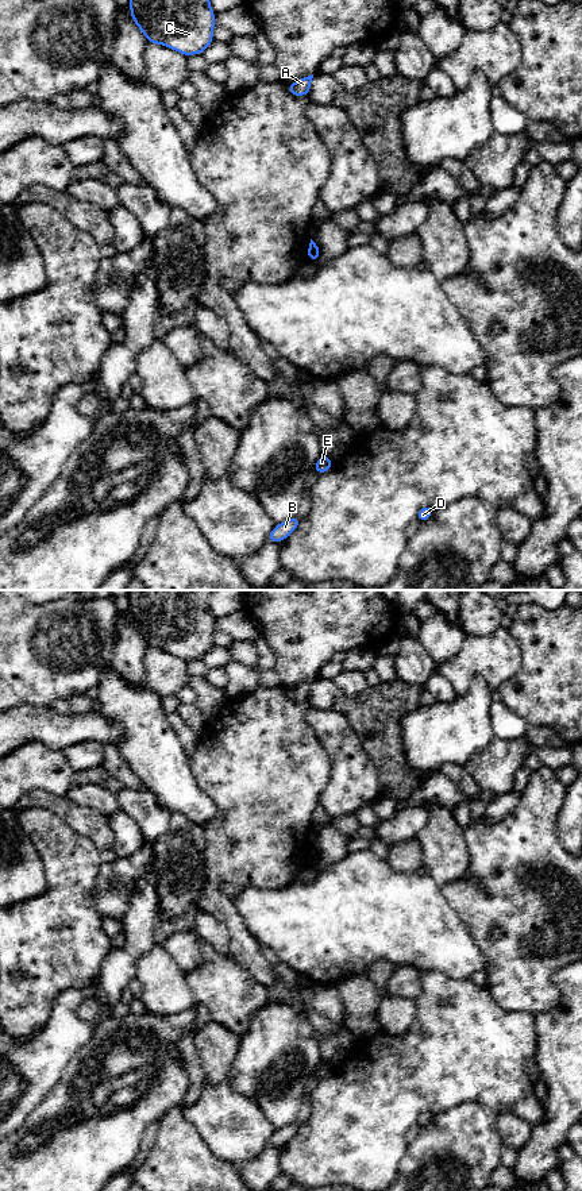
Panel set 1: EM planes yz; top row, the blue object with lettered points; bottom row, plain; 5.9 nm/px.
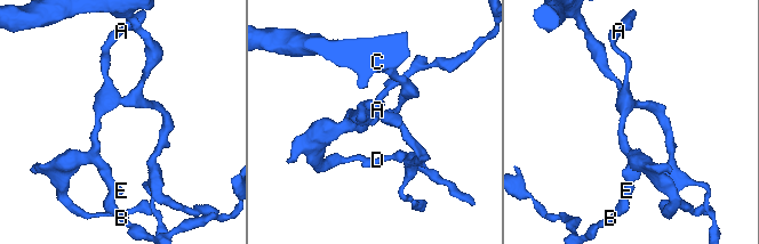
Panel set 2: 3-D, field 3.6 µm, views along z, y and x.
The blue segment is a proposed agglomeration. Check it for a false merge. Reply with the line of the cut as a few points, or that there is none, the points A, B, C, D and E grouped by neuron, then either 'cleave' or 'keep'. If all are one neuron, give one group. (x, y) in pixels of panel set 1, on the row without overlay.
cut yz (315, 848), (309, 852), (308, 862); groups A B D E / C; cleave

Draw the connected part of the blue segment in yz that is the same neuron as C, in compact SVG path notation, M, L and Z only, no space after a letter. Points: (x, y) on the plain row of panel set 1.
M130 590L132 625L147 647L163 650L186 662L203 659L213 647L215 618L209 608L213 590Z

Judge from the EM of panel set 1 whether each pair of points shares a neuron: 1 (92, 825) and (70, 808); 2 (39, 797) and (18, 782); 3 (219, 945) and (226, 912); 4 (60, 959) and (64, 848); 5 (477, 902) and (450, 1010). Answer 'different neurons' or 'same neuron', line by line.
1: same neuron
2: different neurons
3: different neurons
4: same neuron
5: different neurons

